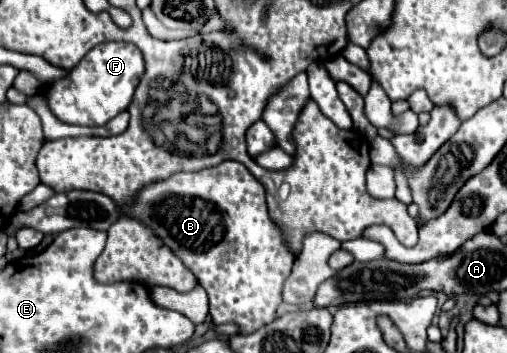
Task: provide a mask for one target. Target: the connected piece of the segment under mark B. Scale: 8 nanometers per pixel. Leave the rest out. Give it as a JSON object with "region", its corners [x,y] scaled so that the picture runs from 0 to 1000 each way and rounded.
{"region":[[[440,459],[440,465],[428,465],[420,476],[404,476],[404,482],[393,482],[393,487],[353,487],[353,493],[341,493],[337,504],[329,504],[325,516],[310,516],[310,521],[294,521],[294,533],[286,527],[266,572],[258,578],[254,589],[258,612],[270,618],[274,629],[290,635],[314,674],[325,697],[333,697],[341,708],[341,720],[349,720],[349,731],[357,731],[357,742],[393,788],[393,805],[408,822],[412,833],[412,890],[420,901],[424,918],[448,918],[448,912],[464,912],[475,924],[475,946],[491,946],[491,941],[503,941],[511,935],[515,924],[527,924],[542,907],[542,884],[546,884],[546,867],[554,861],[554,822],[558,822],[558,799],[566,793],[566,782],[574,776],[574,754],[578,754],[578,725],[570,720],[570,708],[562,703],[562,686],[558,686],[558,669],[554,669],[554,652],[546,652],[546,640],[538,640],[538,623],[531,618],[527,606],[527,584],[523,584],[523,533],[507,516],[507,504],[499,504],[499,493],[491,493],[491,482],[483,482],[483,470],[475,470],[475,459]]]}

